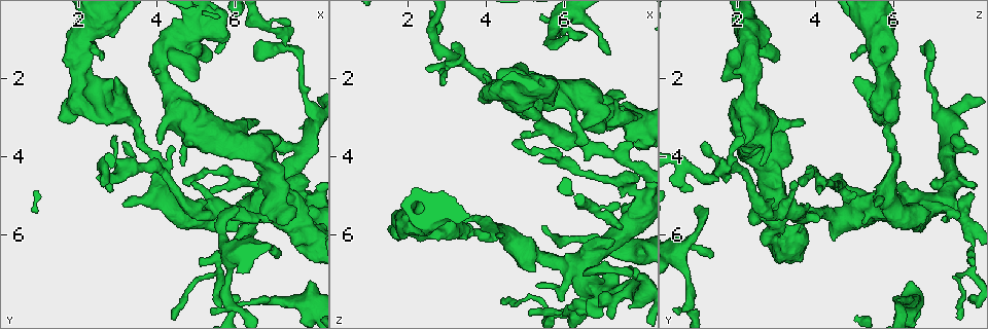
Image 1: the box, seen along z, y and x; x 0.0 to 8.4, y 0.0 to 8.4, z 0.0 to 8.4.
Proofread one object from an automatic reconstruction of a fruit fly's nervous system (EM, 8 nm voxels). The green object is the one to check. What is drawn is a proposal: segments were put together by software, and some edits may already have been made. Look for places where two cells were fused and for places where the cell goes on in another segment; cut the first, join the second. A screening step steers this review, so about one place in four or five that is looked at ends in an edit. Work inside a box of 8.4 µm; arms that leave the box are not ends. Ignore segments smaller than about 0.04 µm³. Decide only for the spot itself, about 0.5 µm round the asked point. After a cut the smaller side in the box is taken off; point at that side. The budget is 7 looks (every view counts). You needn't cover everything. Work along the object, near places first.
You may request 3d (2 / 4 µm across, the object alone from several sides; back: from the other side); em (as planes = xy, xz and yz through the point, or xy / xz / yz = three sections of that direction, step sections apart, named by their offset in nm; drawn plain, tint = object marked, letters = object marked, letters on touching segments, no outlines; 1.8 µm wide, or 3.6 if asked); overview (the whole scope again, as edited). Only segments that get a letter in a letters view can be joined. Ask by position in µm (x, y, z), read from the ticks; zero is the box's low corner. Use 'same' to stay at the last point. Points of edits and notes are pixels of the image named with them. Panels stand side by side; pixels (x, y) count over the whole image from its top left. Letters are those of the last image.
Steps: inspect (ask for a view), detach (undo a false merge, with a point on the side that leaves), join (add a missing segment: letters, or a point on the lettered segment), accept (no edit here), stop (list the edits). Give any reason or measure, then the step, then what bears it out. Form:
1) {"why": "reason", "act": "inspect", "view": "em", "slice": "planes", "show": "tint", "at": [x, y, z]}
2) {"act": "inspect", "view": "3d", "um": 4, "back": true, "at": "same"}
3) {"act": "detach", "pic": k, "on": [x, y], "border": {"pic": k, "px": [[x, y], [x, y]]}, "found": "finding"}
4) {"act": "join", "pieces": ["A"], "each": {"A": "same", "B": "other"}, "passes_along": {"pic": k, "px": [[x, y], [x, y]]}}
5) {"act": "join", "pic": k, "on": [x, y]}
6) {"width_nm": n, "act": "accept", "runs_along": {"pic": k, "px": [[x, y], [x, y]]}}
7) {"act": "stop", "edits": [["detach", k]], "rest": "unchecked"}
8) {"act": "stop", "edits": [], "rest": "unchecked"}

{"why": "branch stops here", "act": "inspect", "view": "em", "slice": "xz", "step": 4, "show": "tint", "at": [3.15, 5.15, 5.60]}

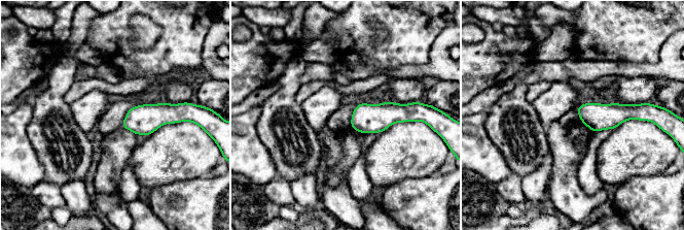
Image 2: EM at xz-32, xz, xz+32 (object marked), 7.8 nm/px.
{"why": "another direction", "act": "inspect", "view": "em", "slice": "planes", "show": "letters", "at": "same"}

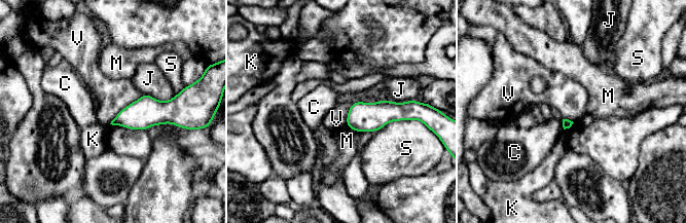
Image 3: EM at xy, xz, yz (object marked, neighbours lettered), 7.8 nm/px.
{"act": "accept", "each": {"C": "other", "J": "other", "K": "other", "M": "other", "S": "other", "V": "other"}, "found": "none of them fits"}

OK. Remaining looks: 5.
{"act": "inspect", "view": "3d", "um": 4, "back": true, "at": [5.40, 0.80, 2.20]}

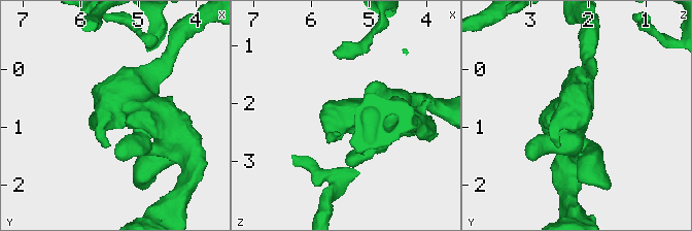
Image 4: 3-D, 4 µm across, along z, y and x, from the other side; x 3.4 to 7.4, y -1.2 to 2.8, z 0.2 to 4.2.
{"act": "inspect", "view": "em", "um": 3.6, "slice": "planes", "show": "letters", "at": [5.40, 0.85, 2.15]}

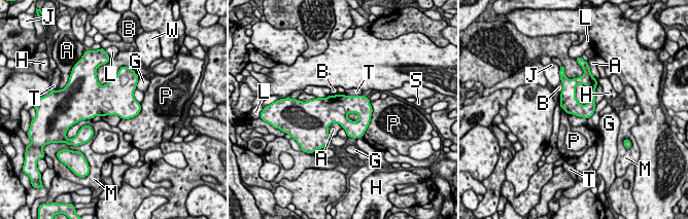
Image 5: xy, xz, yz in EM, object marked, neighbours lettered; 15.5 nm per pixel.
{"width_nm": 280, "act": "accept", "each": {"A": "other", "B": "other", "G": "other", "H": "other", "J": "other", "L": "other", "M": "other", "P": "other", "S": "other", "T": "other", "W": "other"}, "border": {"pic": 5, "px": [[370, 102], [371, 120], [363, 136]]}, "found": "continuous, no second cell"}

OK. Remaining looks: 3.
{"why": "an open end", "act": "inspect", "view": "em", "slice": "xy", "step": 8, "show": "tint", "at": [6.00, 5.25, 0.95]}

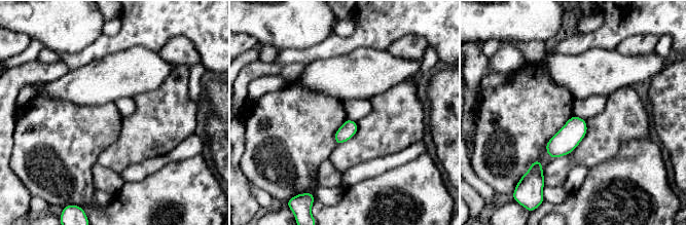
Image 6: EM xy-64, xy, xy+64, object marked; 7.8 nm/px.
{"act": "inspect", "view": "em", "slice": "xy", "step": 8, "show": "letters", "at": "same"}

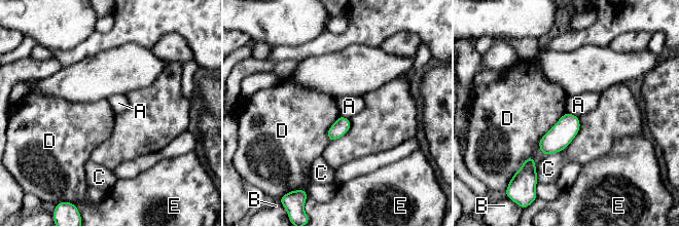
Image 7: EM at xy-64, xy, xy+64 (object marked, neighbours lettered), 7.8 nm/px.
{"act": "accept", "each": {"A": "other", "B": "other", "C": "other", "D": "other", "E": "other"}, "border": {"pic": 7, "px": [[566, 111], [539, 140], [543, 155]]}, "found": "no lettered segment goes on from it"}

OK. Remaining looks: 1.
{"act": "stop", "edits": [], "rest": "unchecked"}

